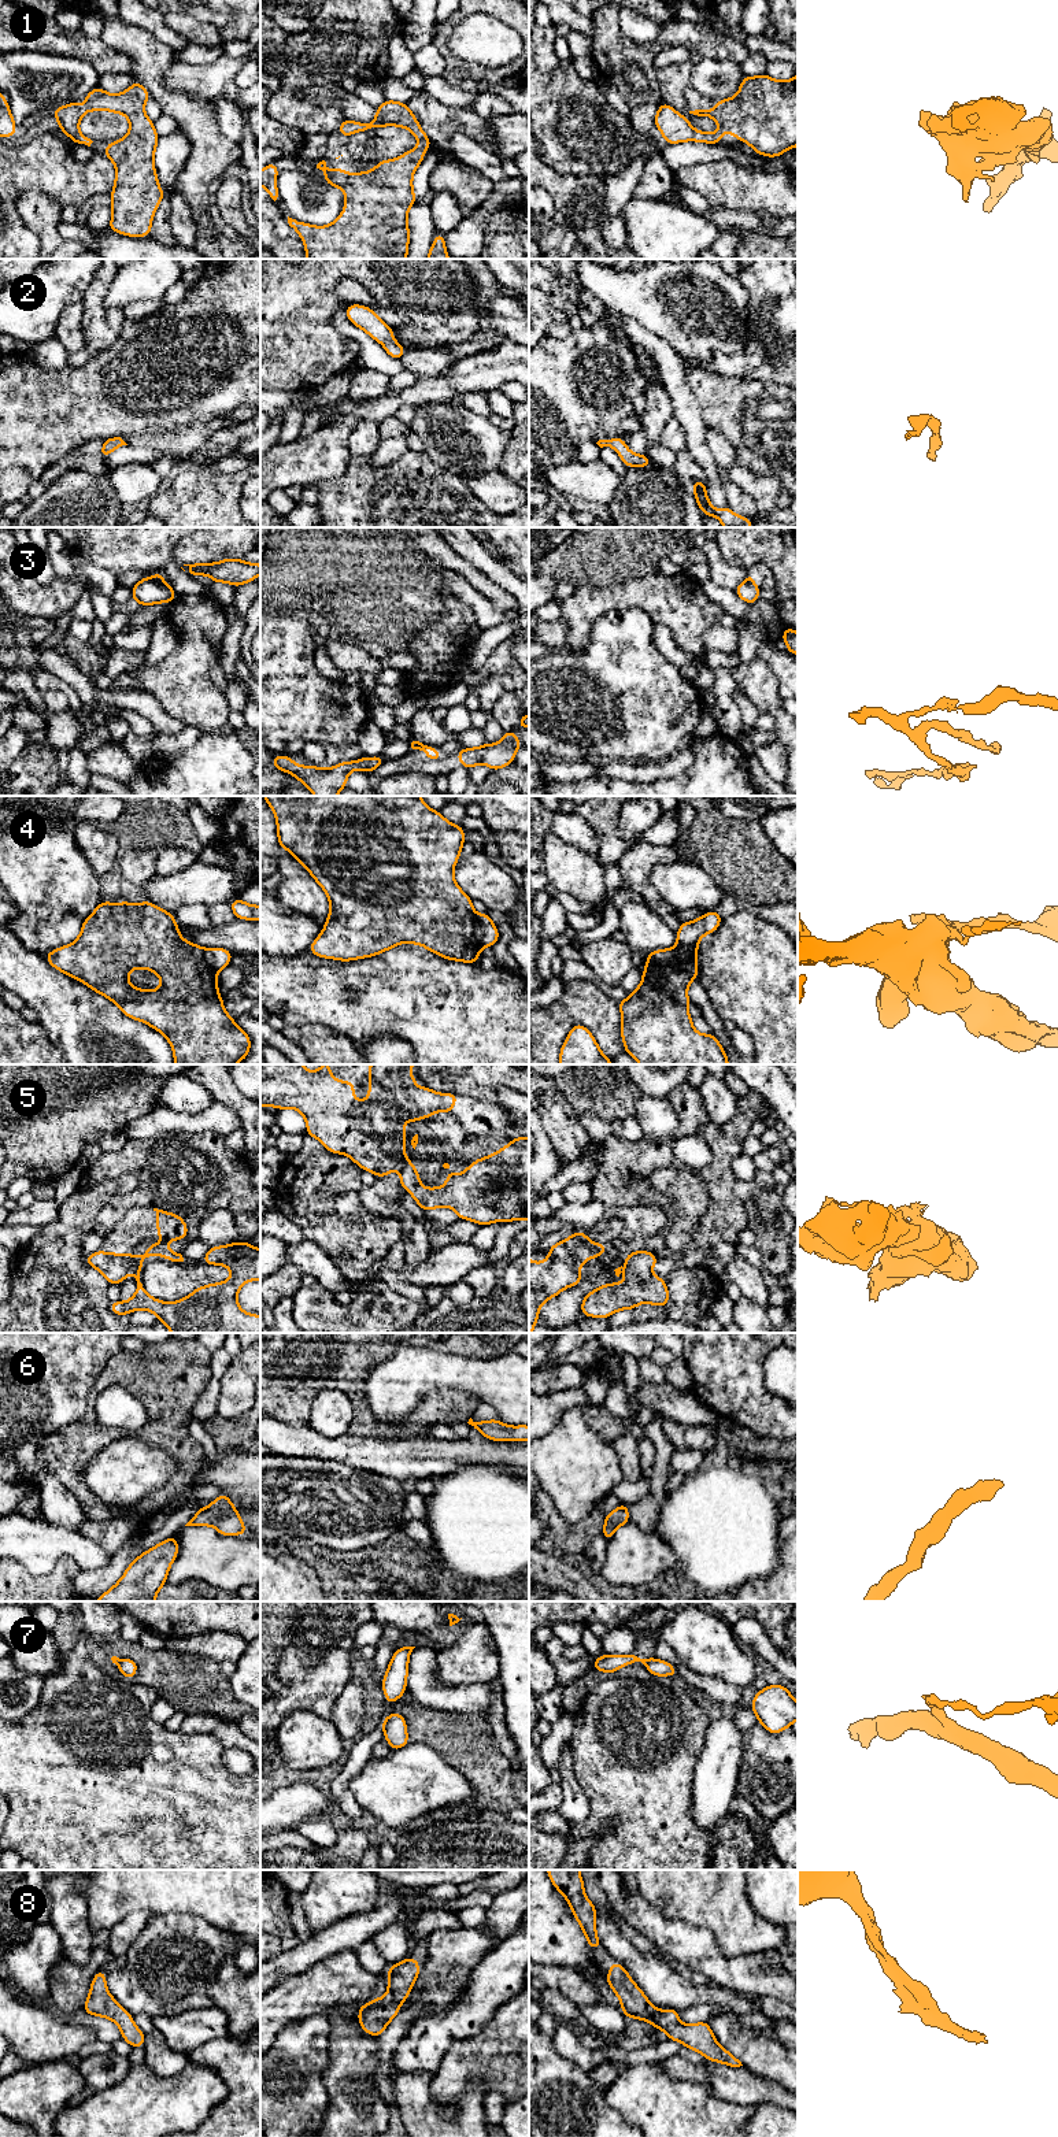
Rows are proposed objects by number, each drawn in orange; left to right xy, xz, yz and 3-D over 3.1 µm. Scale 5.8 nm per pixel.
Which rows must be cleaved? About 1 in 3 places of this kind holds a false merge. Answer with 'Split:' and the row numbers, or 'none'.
Split: 3, 4, 5, 7

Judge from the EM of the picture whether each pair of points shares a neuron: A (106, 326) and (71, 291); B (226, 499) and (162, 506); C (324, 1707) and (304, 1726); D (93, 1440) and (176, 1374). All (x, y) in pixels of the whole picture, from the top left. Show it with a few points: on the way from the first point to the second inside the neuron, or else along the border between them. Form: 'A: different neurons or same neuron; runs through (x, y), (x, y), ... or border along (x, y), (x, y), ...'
A: different neurons; border along (96, 273), (81, 300)
B: same neuron; runs through (210, 503), (178, 504)
C: different neurons; border along (285, 1717), (299, 1708), (304, 1708), (329, 1719)
D: same neuron; runs through (121, 1433), (145, 1433), (169, 1410), (169, 1402)

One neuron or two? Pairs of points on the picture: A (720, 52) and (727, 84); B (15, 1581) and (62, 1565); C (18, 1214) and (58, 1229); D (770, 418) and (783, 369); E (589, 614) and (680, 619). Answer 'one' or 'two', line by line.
A: two
B: one
C: two
D: two
E: one

